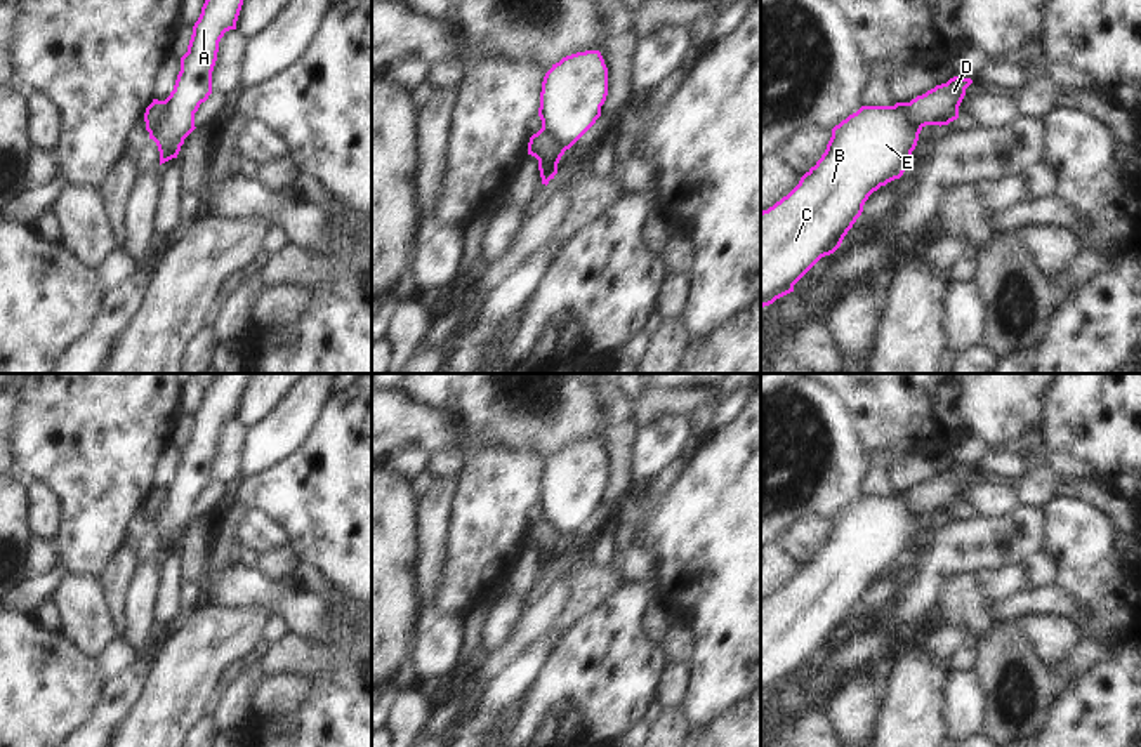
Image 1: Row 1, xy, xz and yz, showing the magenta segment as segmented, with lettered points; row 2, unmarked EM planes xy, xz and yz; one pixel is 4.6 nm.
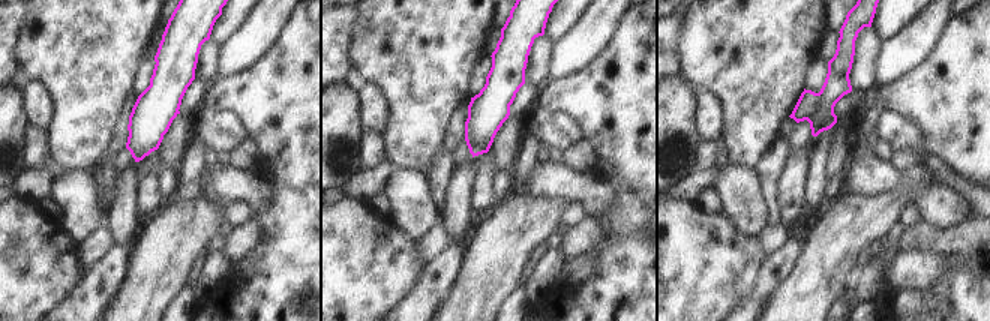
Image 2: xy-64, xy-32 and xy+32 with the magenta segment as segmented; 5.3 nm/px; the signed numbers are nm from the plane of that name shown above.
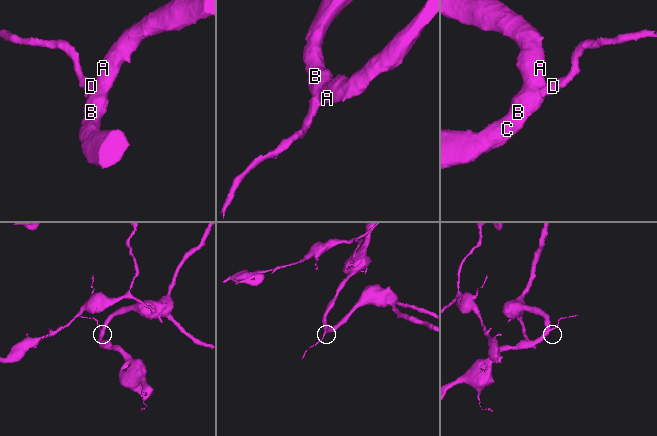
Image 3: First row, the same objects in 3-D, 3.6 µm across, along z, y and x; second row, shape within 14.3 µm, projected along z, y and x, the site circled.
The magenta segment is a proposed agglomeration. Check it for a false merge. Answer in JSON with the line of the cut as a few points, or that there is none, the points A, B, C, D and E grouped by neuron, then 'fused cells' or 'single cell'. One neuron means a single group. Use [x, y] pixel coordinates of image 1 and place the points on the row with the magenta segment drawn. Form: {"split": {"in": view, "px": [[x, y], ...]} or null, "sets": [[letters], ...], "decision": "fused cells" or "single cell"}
{"split": {"in": "xy", "px": [[165, 101], [157, 127], [150, 134]]}, "sets": [["A", "B", "C", "E"], ["D"]], "decision": "fused cells"}

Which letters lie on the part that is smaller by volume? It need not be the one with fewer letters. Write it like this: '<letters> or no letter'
D

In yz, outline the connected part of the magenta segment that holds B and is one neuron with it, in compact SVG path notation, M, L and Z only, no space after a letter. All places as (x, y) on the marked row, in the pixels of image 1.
M907 102L861 106L832 129L825 153L780 202L761 212L761 307L794 292L794 285L825 255L834 254L863 212L868 196L900 179L912 165L920 127Z

